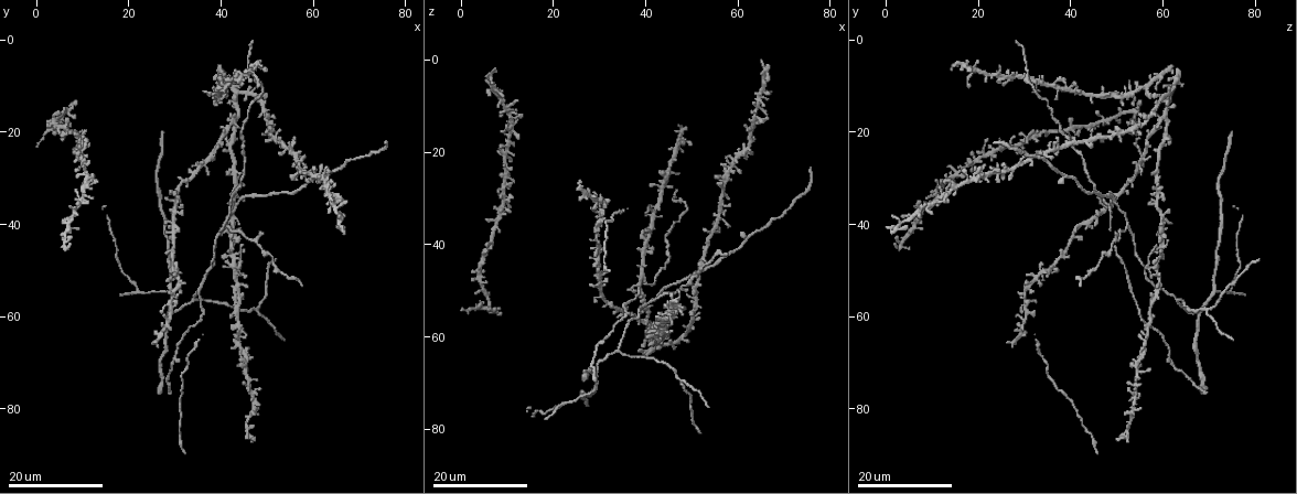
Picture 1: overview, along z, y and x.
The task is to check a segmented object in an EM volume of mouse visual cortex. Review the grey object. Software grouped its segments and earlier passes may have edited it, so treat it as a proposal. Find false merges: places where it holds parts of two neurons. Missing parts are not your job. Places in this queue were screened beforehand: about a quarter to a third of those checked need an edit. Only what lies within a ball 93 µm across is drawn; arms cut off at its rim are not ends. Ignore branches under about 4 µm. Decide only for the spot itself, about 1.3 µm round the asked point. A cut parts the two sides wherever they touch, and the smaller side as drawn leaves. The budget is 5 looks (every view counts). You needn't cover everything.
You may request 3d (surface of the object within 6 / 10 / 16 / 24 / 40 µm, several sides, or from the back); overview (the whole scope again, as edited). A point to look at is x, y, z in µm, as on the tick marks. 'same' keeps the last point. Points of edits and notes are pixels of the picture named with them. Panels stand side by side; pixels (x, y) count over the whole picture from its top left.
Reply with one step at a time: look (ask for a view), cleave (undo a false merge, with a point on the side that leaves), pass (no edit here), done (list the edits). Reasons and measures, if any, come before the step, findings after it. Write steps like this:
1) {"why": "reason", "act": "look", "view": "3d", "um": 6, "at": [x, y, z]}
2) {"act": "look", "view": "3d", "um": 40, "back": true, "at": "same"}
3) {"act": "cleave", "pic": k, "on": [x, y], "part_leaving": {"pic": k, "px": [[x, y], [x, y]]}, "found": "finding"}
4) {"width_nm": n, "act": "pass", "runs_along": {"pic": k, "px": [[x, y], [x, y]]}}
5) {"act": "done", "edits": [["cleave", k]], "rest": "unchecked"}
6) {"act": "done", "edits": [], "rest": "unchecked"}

{"act": "look", "view": "3d", "um": 16, "at": [41.5, 40.5, 52.5]}

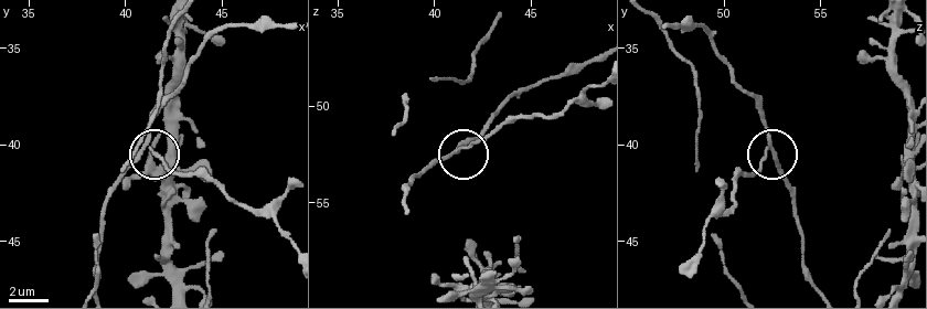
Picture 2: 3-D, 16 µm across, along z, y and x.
{"why": "closer look", "act": "look", "view": "3d", "um": 6, "at": [41.5, 40.5, 52.3]}

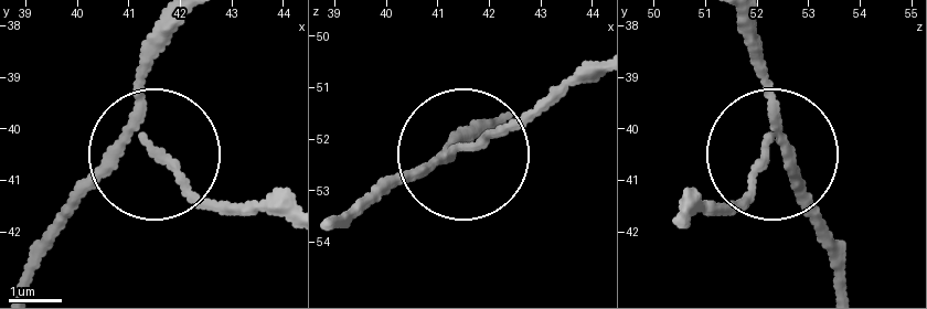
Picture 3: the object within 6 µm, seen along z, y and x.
{"side_arm_um": 27, "arms": 3, "act": "cleave", "pic": 3, "on": [176, 168], "found": "a second neuron is stuck on"}

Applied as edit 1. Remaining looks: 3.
{"act": "look", "view": "overview"}

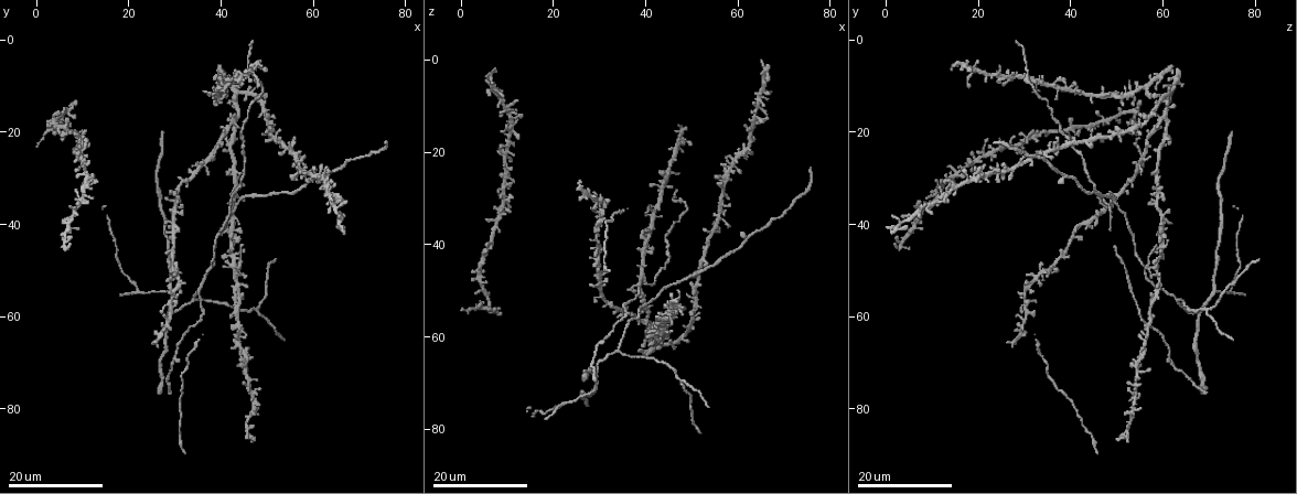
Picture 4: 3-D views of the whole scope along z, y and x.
{"why": "branch point", "act": "look", "view": "3d", "um": 16, "at": [22.5, 55.0, 75.0]}

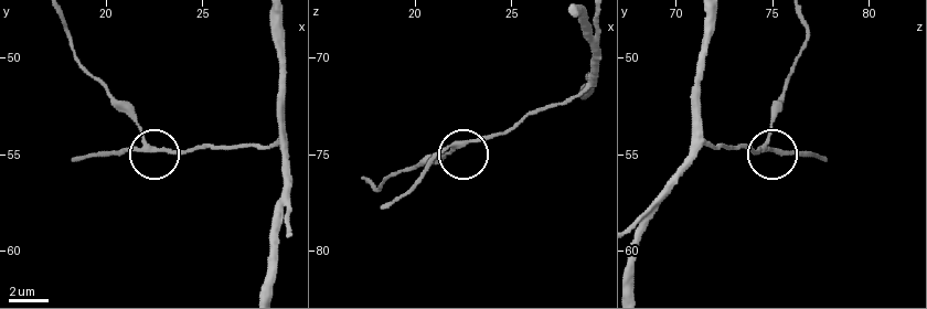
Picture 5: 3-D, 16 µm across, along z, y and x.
{"why": "zoom in", "act": "look", "view": "3d", "um": 10, "at": [21.9, 54.5, 74.7]}

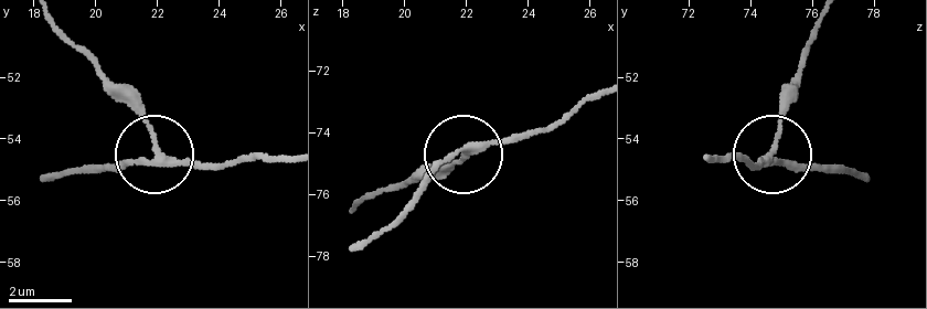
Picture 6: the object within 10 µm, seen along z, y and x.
{"width_nm": 200, "act": "pass", "found": "continuous, no second neuron"}

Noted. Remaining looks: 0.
{"act": "done", "edits": [["cleave", 3]], "rest": "unchecked"}

